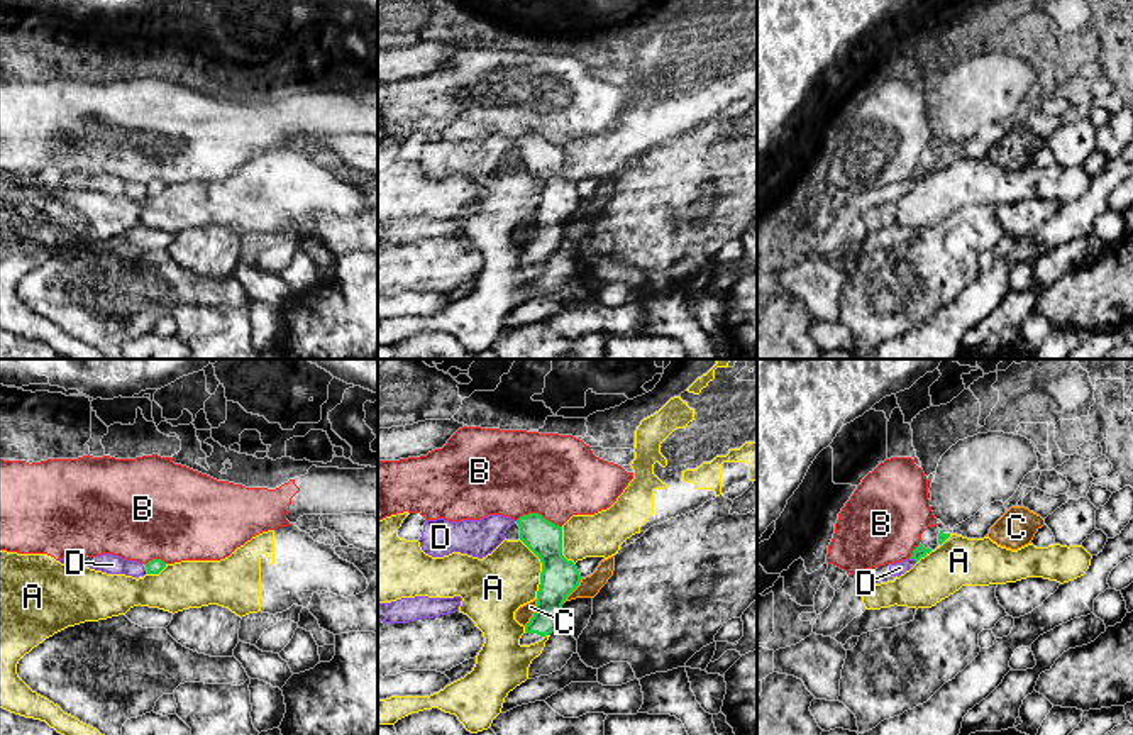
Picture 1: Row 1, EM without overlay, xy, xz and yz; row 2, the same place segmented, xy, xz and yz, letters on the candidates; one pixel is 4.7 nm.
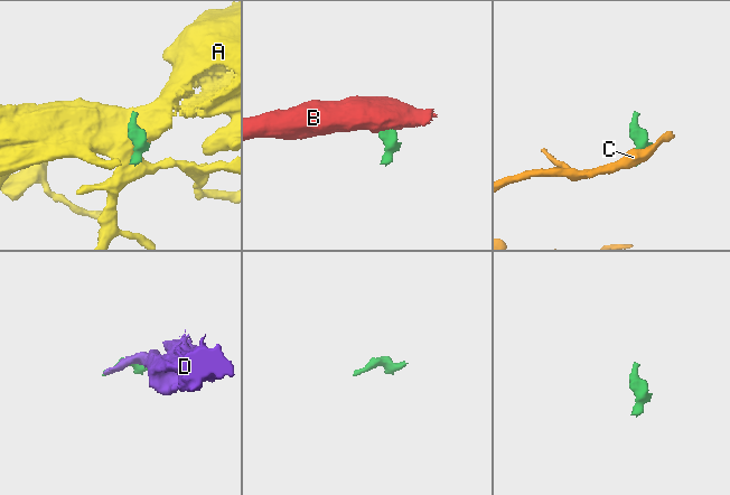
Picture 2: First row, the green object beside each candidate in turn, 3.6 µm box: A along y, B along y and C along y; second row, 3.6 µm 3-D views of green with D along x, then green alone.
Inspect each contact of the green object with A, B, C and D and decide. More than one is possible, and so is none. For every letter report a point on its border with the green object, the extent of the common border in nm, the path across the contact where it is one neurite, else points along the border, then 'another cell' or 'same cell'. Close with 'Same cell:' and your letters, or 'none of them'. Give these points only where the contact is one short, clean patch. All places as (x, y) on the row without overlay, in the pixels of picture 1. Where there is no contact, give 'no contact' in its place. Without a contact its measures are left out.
A: contact xz (542, 190); length 300 nm; another cell
B: contact xz (537, 134); length 220 nm; border xz (515, 141), (529, 134), (541, 134), (561, 148); another cell
C: contact xz (534, 234); length 140 nm; border xz (536, 221), (536, 231), (524, 246); another cell
D: contact yz (913, 178); length 40 nm; border yz (910, 178), (917, 182); another cell
Same cell: none of them

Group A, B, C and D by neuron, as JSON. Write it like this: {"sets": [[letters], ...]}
{"sets": [["A"], ["B"], ["C"], ["D"]]}

